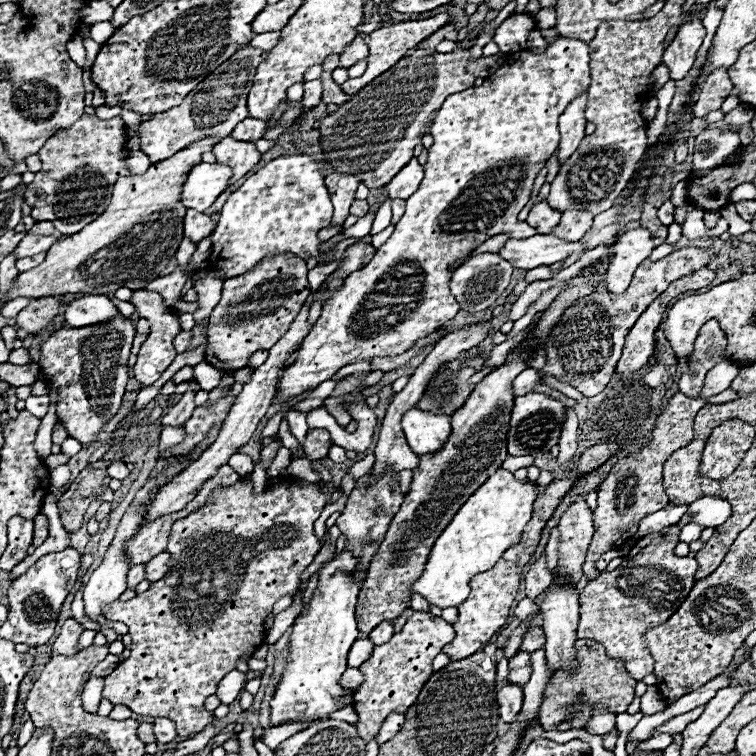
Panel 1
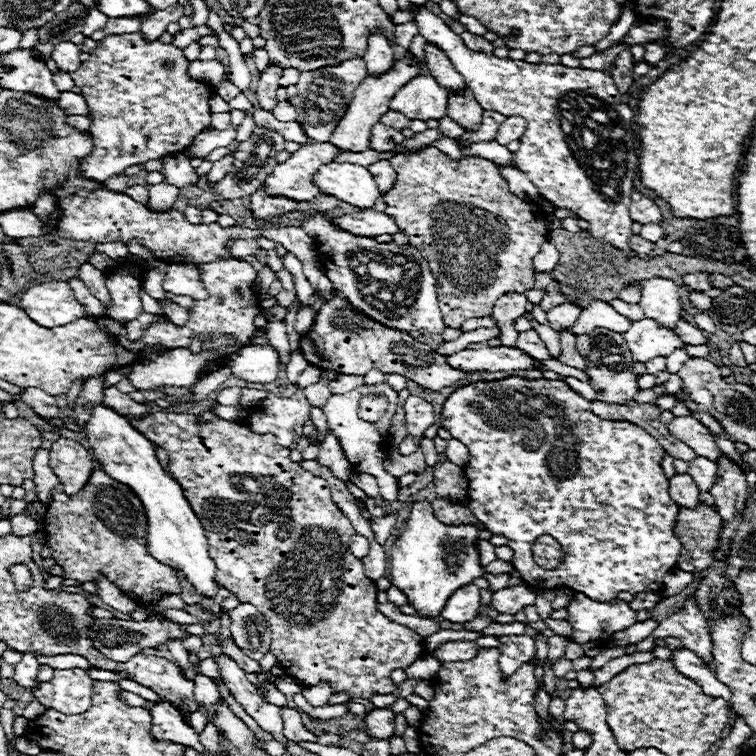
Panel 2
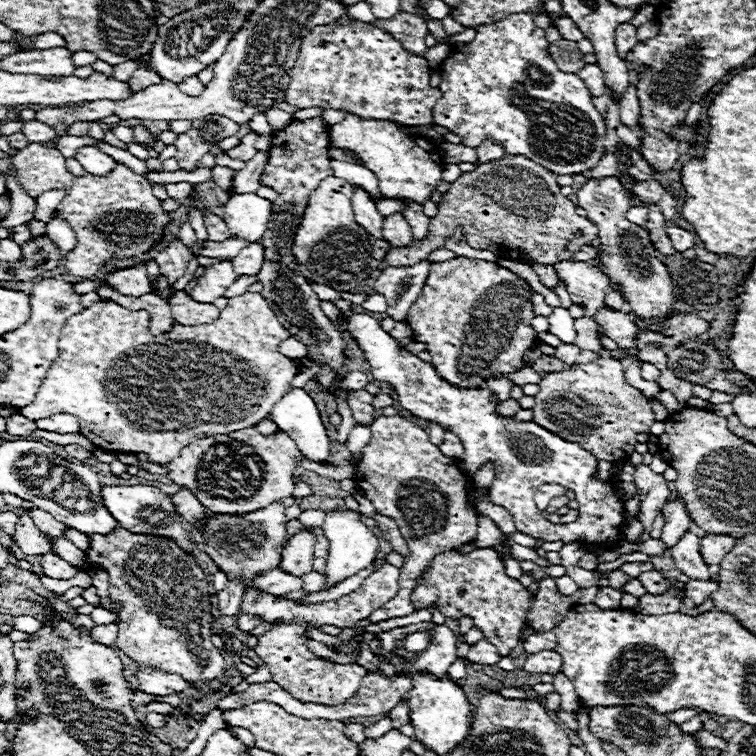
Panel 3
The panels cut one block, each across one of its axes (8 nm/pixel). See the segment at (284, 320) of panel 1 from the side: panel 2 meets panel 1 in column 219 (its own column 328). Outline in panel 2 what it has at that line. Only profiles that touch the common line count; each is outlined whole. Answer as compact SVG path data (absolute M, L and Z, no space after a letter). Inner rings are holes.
M338 292L332 302L326 302L316 316L312 328L302 334L300 350L306 360L322 370L334 370L338 374L356 374L366 376L370 370L380 370L388 374L400 374L406 380L420 384L426 390L440 390L444 386L454 384L456 380L468 376L468 372L456 372L448 368L444 356L436 354L430 346L416 342L406 332L396 332L392 328L384 328L366 316L360 316Z

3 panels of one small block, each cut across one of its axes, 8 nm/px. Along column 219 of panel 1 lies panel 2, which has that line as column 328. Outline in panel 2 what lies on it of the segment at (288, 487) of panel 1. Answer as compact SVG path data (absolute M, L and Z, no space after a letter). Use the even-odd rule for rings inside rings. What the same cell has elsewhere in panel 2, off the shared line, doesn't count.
M156 412L156 414L150 414L150 416L138 418L138 420L130 418L128 422L132 424L132 428L136 428L148 440L152 440L152 444L156 444L158 448L166 450L166 454L170 458L170 462L166 466L166 472L168 472L168 476L172 476L180 484L188 504L192 506L196 516L200 516L200 524L202 524L202 528L206 532L208 554L210 554L210 558L216 564L216 578L214 578L216 584L220 588L230 590L230 594L234 594L240 602L250 602L256 608L260 608L260 612L266 616L266 620L270 624L272 639L270 652L276 656L276 660L284 668L284 672L290 678L298 680L298 684L302 684L302 686L316 686L318 682L328 682L334 694L346 692L350 698L356 696L356 698L362 698L362 700L370 700L374 694L392 694L396 684L390 680L390 672L396 670L396 668L406 668L414 660L418 660L422 656L422 652L424 652L424 638L418 636L416 632L412 632L410 628L388 620L384 614L378 612L378 608L376 608L376 592L378 592L378 588L376 588L376 584L372 580L368 580L364 576L362 562L356 556L352 556L352 552L348 548L348 540L356 532L354 532L350 520L332 502L332 496L330 496L326 480L306 472L304 468L300 468L300 464L294 464L290 460L290 450L288 448L280 448L280 444L276 444L272 434L262 434L262 436L260 434L252 434L246 426L242 426L238 422L216 420L212 424L196 426L194 424L196 416L192 416L192 414L170 414L170 412Z

